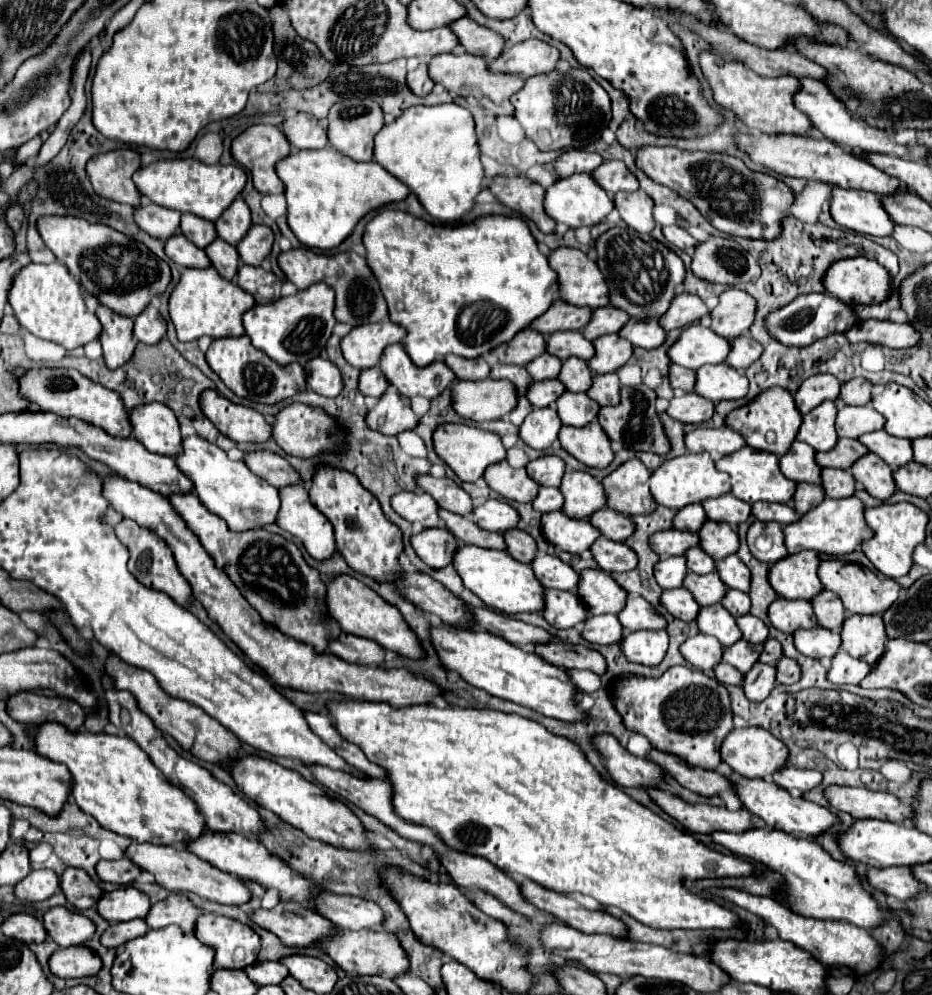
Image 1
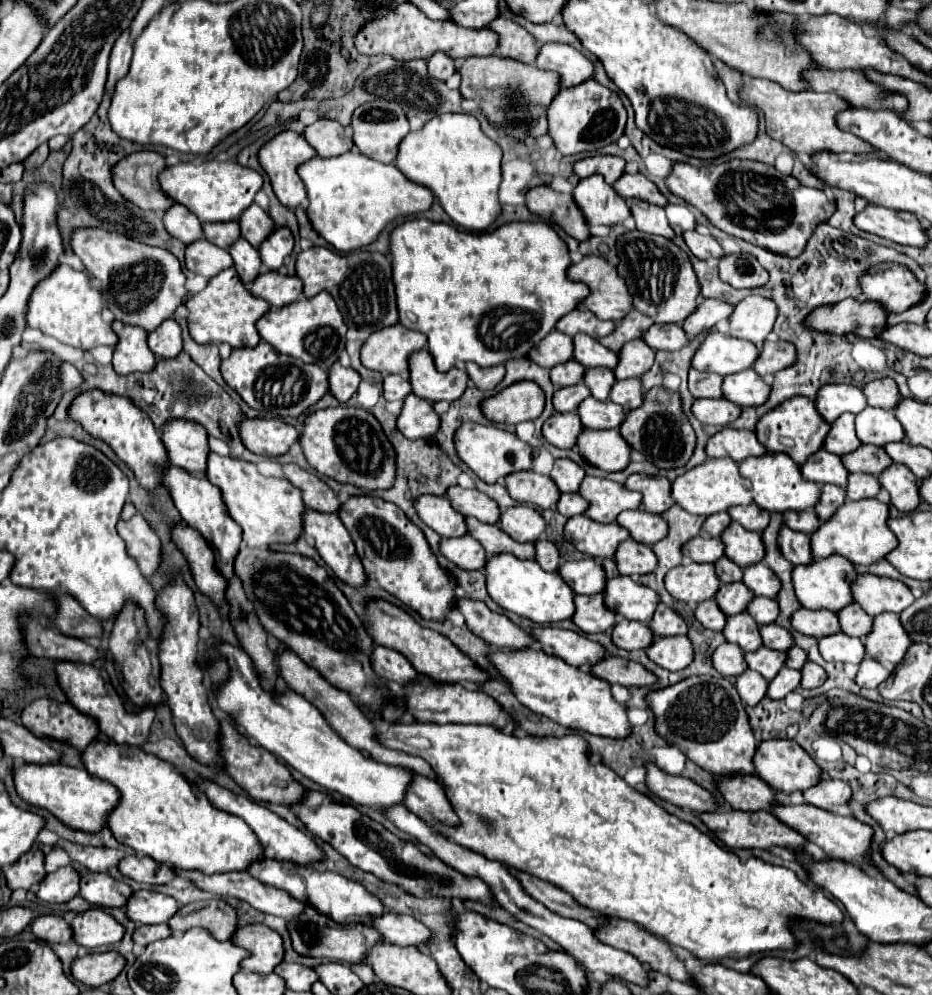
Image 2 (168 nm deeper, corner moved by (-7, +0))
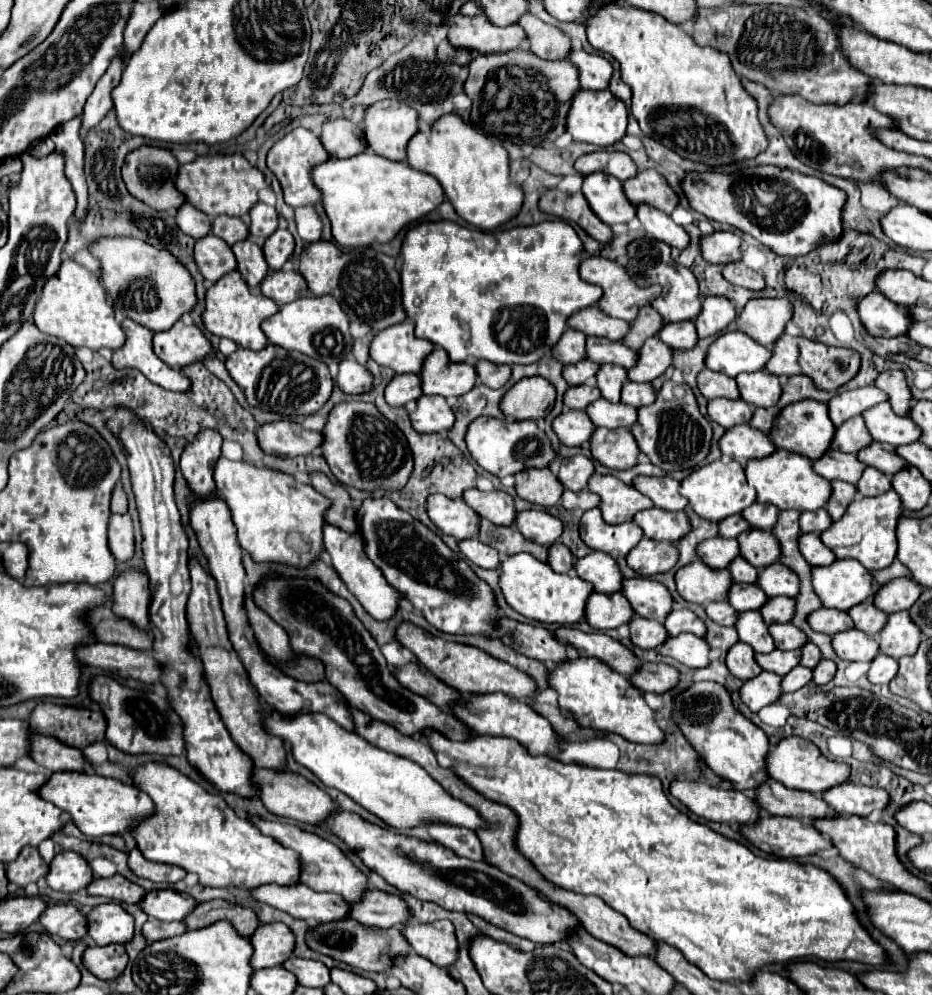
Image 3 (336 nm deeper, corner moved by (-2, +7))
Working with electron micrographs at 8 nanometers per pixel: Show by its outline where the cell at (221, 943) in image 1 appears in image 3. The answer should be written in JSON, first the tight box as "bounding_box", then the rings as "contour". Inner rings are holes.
{"bounding_box":[250,922,294,970],"contour":[[[282,922],[260,924],[250,942],[254,946],[254,956],[250,958],[250,966],[254,970],[280,966],[294,950],[294,934]]]}

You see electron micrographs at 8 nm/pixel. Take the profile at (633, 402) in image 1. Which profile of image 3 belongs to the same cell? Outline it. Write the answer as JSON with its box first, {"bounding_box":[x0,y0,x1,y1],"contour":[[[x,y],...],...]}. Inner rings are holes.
{"bounding_box":[630,380,712,472],"contour":[[[672,380],[662,384],[662,388],[656,392],[656,400],[650,406],[638,408],[638,420],[630,432],[638,442],[638,448],[650,458],[652,464],[660,466],[664,472],[698,468],[710,450],[712,438],[710,420],[698,412],[698,404],[690,386],[674,384]]]}

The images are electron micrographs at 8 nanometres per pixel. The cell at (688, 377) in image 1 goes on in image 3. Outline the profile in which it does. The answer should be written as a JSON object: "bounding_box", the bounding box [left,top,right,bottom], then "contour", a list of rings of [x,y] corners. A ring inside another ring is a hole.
{"bounding_box":[696,368,740,400],"contour":[[[704,368],[704,370],[700,370],[696,382],[698,382],[698,390],[708,400],[718,398],[718,396],[724,396],[724,398],[740,398],[738,386],[736,386],[734,378],[728,378],[726,374],[712,372],[712,370],[706,370]]]}

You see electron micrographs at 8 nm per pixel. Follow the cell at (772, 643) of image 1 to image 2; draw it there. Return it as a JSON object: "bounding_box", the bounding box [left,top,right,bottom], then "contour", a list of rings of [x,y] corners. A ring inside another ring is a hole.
{"bounding_box":[787,645,807,671],"contour":[[[795,645],[793,649],[789,649],[789,653],[787,653],[787,667],[793,667],[793,669],[801,671],[805,663],[807,663],[807,653],[801,647]]]}

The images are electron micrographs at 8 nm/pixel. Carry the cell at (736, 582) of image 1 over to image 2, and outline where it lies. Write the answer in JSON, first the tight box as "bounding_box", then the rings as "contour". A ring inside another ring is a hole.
{"bounding_box":[745,563,781,599],"contour":[[[761,563],[745,567],[745,585],[753,589],[755,595],[763,595],[769,599],[775,599],[781,591],[781,579]]]}

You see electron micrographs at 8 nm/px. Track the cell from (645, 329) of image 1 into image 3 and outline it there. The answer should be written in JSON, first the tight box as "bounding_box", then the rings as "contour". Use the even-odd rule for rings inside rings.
{"bounding_box":[658,322,698,350],"contour":[[[672,322],[672,324],[664,324],[658,334],[660,340],[664,340],[668,346],[672,346],[674,350],[688,350],[696,344],[698,334],[694,324],[688,322]]]}

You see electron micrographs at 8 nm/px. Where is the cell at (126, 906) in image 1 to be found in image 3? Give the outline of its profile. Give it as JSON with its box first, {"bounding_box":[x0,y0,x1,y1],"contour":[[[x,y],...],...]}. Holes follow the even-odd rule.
{"bounding_box":[138,888,194,922],"contour":[[[164,888],[164,890],[152,890],[146,892],[144,898],[138,902],[138,906],[142,908],[144,914],[162,920],[162,922],[174,922],[174,920],[182,920],[194,906],[194,898],[184,896],[172,888]]]}

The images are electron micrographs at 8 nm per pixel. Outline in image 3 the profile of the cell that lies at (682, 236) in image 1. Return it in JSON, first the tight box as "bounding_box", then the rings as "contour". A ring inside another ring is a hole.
{"bounding_box":[700,230,740,264],"contour":[[[718,230],[700,238],[702,258],[712,264],[726,264],[726,262],[740,260],[738,246],[740,246],[740,236],[732,232]]]}

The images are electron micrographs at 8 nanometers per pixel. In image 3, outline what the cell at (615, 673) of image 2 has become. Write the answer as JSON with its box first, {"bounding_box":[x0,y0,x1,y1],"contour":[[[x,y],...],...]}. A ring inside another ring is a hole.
{"bounding_box":[630,662,680,694],"contour":[[[640,662],[640,670],[636,670],[636,674],[630,676],[632,686],[654,694],[662,694],[674,688],[678,680],[680,680],[678,670],[664,662]]]}

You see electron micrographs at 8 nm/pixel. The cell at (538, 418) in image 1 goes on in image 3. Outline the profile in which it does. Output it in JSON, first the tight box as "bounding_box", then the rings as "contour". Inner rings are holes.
{"bounding_box":[552,410,594,446],"contour":[[[562,410],[562,414],[552,422],[552,430],[564,446],[580,446],[590,440],[594,426],[584,410]]]}

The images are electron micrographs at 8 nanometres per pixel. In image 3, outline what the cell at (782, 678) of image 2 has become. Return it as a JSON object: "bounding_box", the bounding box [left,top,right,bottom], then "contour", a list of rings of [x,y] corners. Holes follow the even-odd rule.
{"bounding_box":[782,666,812,692],"contour":[[[796,666],[794,670],[790,670],[786,676],[782,676],[782,692],[794,692],[802,686],[806,686],[812,680],[812,670],[804,668],[804,666]]]}

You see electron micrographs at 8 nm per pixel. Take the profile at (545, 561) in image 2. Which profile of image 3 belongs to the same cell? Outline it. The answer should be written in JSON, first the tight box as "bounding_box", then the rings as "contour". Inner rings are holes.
{"bounding_box":[548,542,572,572],"contour":[[[554,542],[548,548],[548,564],[556,572],[572,572],[572,552],[564,544]]]}

